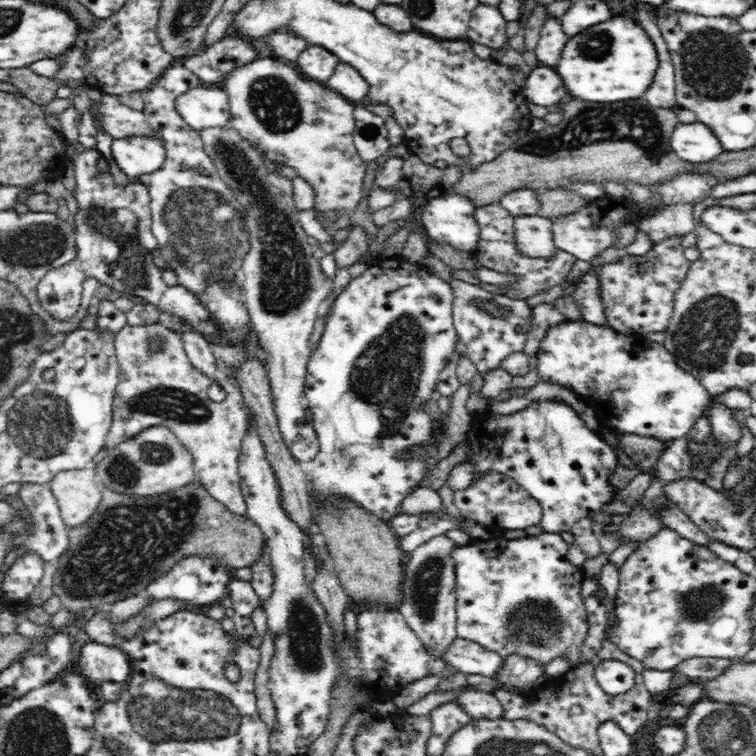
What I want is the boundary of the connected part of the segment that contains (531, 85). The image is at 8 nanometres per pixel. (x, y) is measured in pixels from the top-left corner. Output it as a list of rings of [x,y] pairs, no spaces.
[[[536,66],[527,77],[526,87],[522,90],[529,103],[550,107],[566,96],[564,81],[553,67]]]

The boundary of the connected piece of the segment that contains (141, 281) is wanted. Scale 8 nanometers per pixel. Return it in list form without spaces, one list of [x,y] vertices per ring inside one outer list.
[[[80,148],[70,160],[74,170],[72,197],[78,204],[78,213],[72,216],[70,223],[75,229],[79,256],[44,275],[37,288],[40,305],[59,320],[74,318],[81,304],[84,280],[95,278],[110,286],[116,295],[140,296],[158,306],[161,312],[176,314],[196,332],[211,333],[216,327],[208,321],[210,315],[192,291],[180,284],[168,286],[162,279],[162,269],[154,261],[157,239],[151,231],[153,215],[148,189],[135,181],[128,187],[119,186],[109,169],[111,159],[95,148]]]

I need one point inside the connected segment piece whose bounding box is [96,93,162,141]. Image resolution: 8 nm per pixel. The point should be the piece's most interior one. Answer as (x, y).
(119, 121)

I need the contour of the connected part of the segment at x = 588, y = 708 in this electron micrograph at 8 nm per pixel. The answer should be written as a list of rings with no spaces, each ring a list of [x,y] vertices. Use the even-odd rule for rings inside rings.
[[[603,640],[603,645],[596,652],[596,656],[590,659],[581,668],[571,669],[559,675],[552,677],[552,682],[547,685],[531,688],[524,694],[512,694],[504,691],[494,691],[493,696],[502,705],[502,716],[506,720],[526,719],[534,724],[539,724],[552,734],[559,736],[564,743],[572,747],[582,748],[588,753],[594,755],[598,750],[598,728],[606,721],[614,721],[624,730],[625,734],[631,735],[638,732],[638,728],[643,726],[648,720],[647,709],[653,700],[653,694],[650,693],[643,682],[644,665],[640,660],[628,657],[620,653],[611,642]],[[604,660],[618,660],[630,666],[635,673],[635,684],[624,694],[607,694],[598,685],[595,680],[595,669]]]

